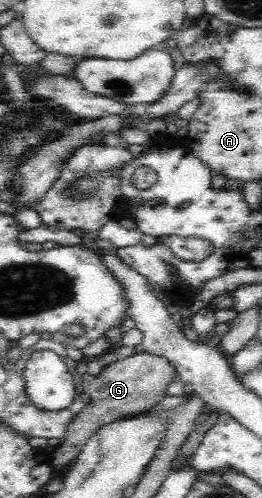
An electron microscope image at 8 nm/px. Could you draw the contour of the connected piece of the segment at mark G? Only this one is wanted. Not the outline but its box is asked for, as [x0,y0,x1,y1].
[53,353,177,468]

